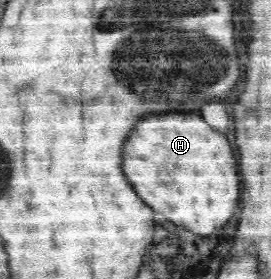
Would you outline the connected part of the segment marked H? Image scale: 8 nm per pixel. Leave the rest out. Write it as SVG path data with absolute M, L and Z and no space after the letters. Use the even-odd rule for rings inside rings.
M198 115L150 117L150 121L142 121L142 125L138 125L138 133L134 133L134 137L130 137L130 145L126 145L126 173L130 173L130 181L134 181L134 189L142 193L142 201L146 201L146 205L162 213L172 223L184 225L188 231L198 235L212 235L216 229L224 227L240 203L238 163L228 139L206 125Z

